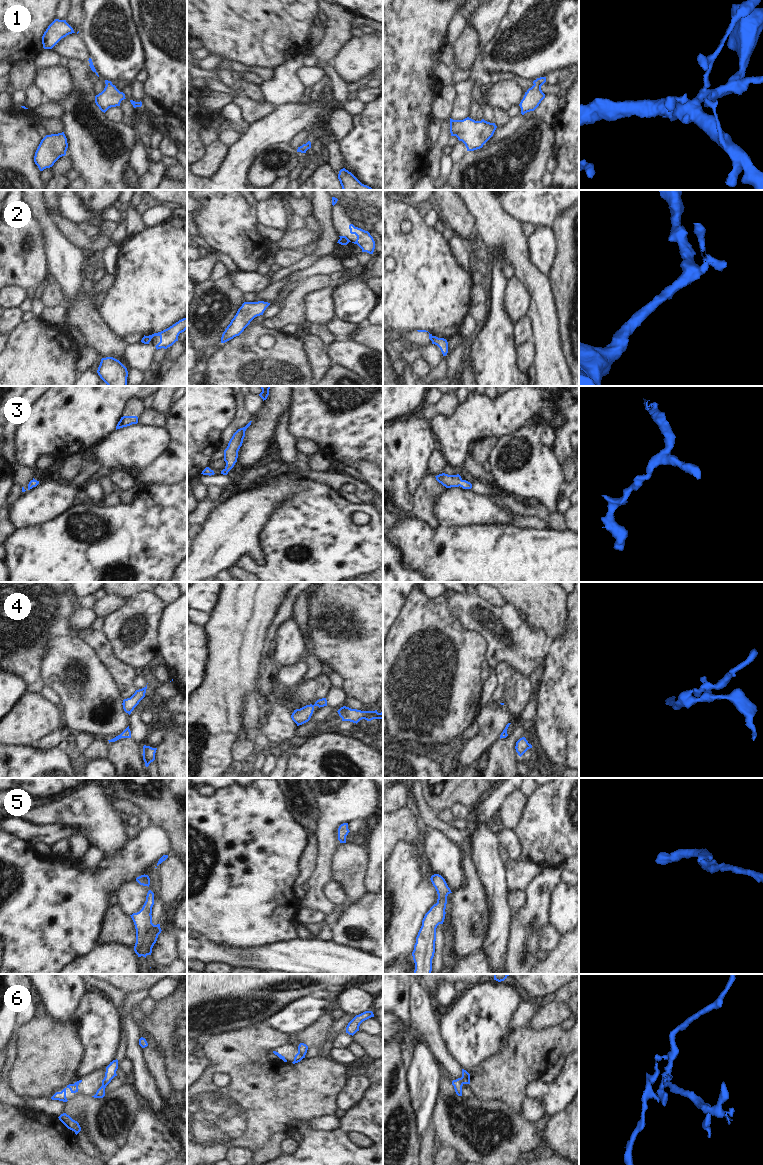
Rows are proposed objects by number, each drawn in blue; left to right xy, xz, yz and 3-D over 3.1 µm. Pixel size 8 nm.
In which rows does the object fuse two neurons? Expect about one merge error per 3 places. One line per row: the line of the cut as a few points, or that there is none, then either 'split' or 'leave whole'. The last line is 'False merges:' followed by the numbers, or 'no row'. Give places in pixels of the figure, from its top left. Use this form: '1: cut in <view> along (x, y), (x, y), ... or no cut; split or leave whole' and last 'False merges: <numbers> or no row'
1: no cut; leave whole
2: cut in xz along (340, 237), (348, 242); split
3: no cut; leave whole
4: no cut; leave whole
5: no cut; leave whole
6: cut in xz along (298, 1051), (303, 1057); split
False merges: 2, 6

